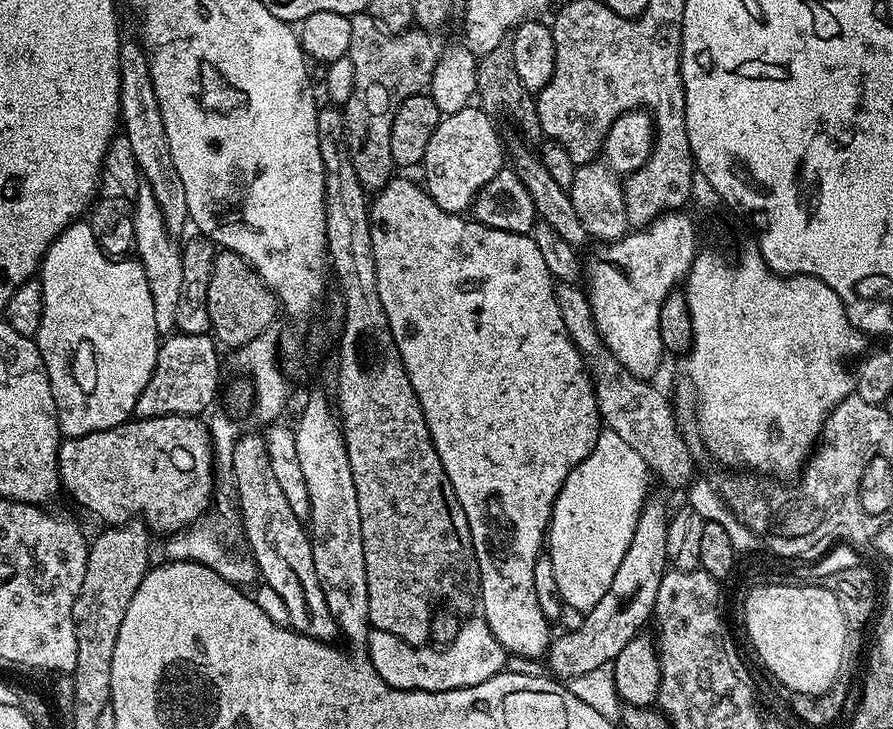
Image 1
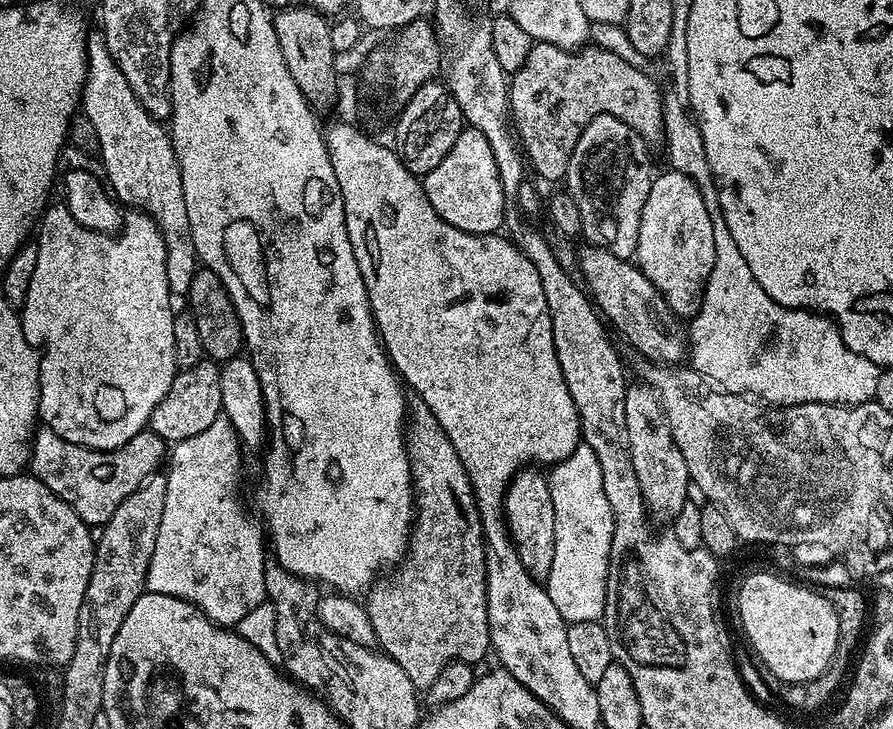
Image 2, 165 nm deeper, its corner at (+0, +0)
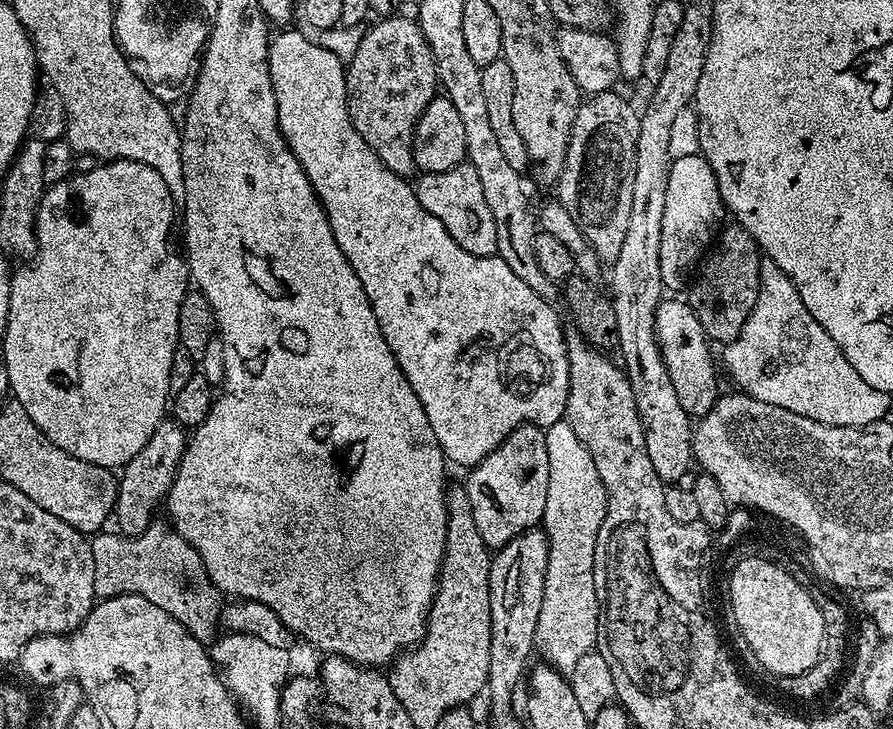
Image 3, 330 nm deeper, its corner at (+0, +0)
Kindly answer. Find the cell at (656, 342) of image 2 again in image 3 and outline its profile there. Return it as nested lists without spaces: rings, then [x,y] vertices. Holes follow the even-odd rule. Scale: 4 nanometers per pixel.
[[[665,298],[661,300],[658,310],[656,311],[656,341],[660,347],[660,353],[662,358],[666,362],[666,370],[670,374],[670,382],[674,382],[674,390],[678,394],[678,402],[682,402],[682,410],[686,410],[686,414],[689,418],[702,418],[716,405],[718,397],[721,395],[722,389],[716,385],[716,368],[718,372],[718,364],[712,361],[712,352],[708,347],[710,347],[710,341],[708,335],[702,330],[702,322],[698,322],[698,318],[694,314],[694,310],[688,305],[687,299],[680,298],[680,300],[671,300],[671,298]]]

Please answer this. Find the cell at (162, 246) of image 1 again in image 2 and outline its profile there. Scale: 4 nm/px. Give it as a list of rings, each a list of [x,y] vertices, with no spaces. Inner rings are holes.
[[[92,34],[88,38],[88,77],[84,80],[82,114],[88,119],[90,126],[94,126],[94,134],[98,134],[100,147],[98,159],[107,187],[121,205],[132,204],[128,206],[145,212],[159,226],[162,238],[166,242],[166,282],[173,297],[187,297],[190,282],[194,282],[198,261],[194,250],[194,238],[190,234],[190,217],[186,214],[186,194],[182,194],[182,170],[174,154],[172,137],[169,129],[161,121],[153,118],[146,110],[146,106],[138,102],[138,98],[134,98],[134,90],[130,90],[126,74],[118,70],[104,37],[100,34]]]

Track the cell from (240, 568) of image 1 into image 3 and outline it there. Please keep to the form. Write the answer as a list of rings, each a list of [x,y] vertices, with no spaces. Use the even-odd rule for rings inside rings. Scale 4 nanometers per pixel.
[[[153,522],[141,536],[111,536],[101,530],[91,537],[94,554],[94,590],[97,597],[138,594],[146,602],[166,610],[170,618],[178,618],[195,640],[212,642],[221,627],[220,614],[226,607],[225,597],[210,578],[198,550],[186,542],[167,523]]]

